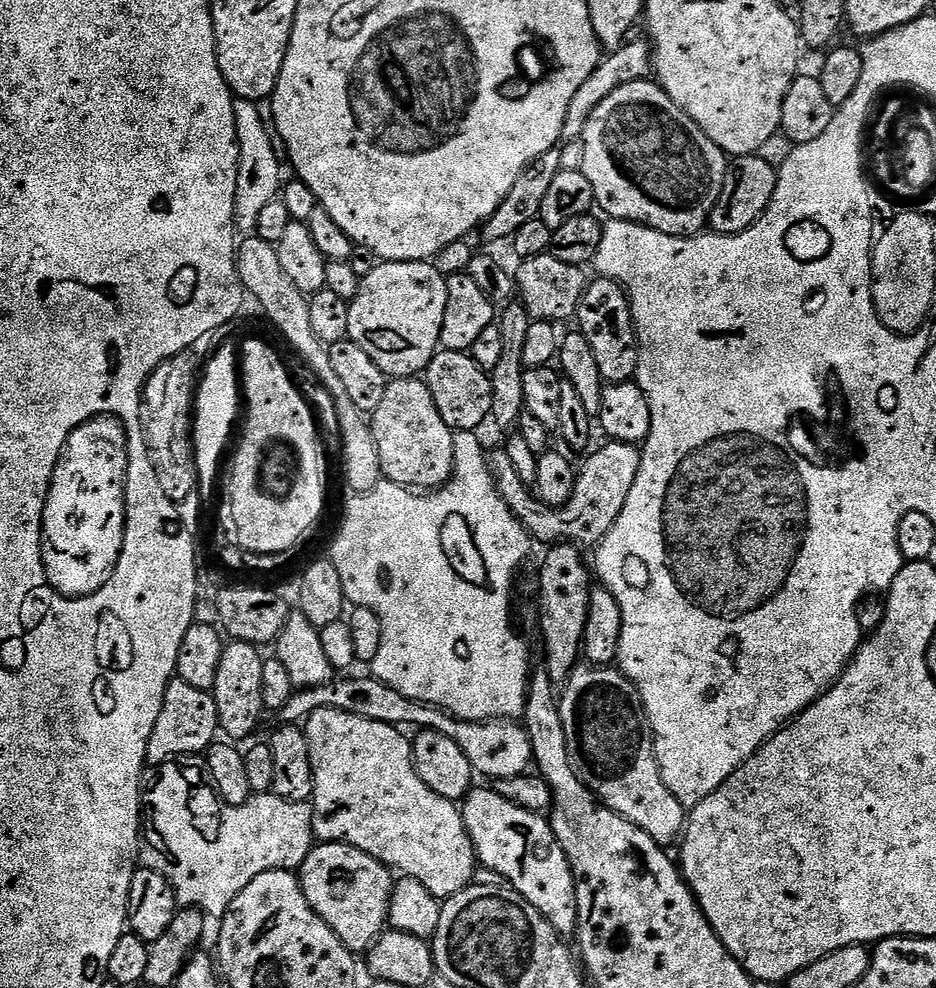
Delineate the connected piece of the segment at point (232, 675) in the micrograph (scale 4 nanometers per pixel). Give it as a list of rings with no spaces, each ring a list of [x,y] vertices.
[[[241,640],[225,643],[222,662],[218,662],[218,678],[212,687],[212,697],[216,699],[219,731],[224,732],[229,741],[241,742],[260,724],[260,715],[266,709],[262,702],[262,666],[265,657],[260,656],[261,649],[255,644]]]

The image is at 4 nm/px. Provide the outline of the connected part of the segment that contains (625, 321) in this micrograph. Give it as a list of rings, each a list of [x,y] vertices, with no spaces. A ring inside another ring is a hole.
[[[593,279],[580,303],[579,320],[578,331],[584,335],[586,342],[590,342],[590,350],[594,350],[594,358],[598,358],[598,370],[605,385],[629,383],[638,370],[640,345],[636,339],[636,324],[632,321],[632,303],[628,300],[628,293],[615,280]]]

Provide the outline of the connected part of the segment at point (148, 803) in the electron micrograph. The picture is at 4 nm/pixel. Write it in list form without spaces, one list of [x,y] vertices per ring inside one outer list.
[[[177,758],[155,769],[156,777],[142,796],[139,863],[169,880],[181,909],[223,914],[258,874],[275,868],[299,869],[314,847],[312,806],[308,802],[291,804],[271,794],[253,794],[242,806],[230,806],[217,796],[215,787],[206,779],[201,761],[200,764],[198,761],[196,758]]]

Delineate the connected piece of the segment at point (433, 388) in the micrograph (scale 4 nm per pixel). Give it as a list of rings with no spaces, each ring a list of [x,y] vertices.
[[[437,351],[422,379],[428,385],[430,398],[434,398],[434,406],[438,406],[438,414],[442,414],[442,422],[453,433],[476,432],[479,424],[491,417],[492,377],[469,353]]]

